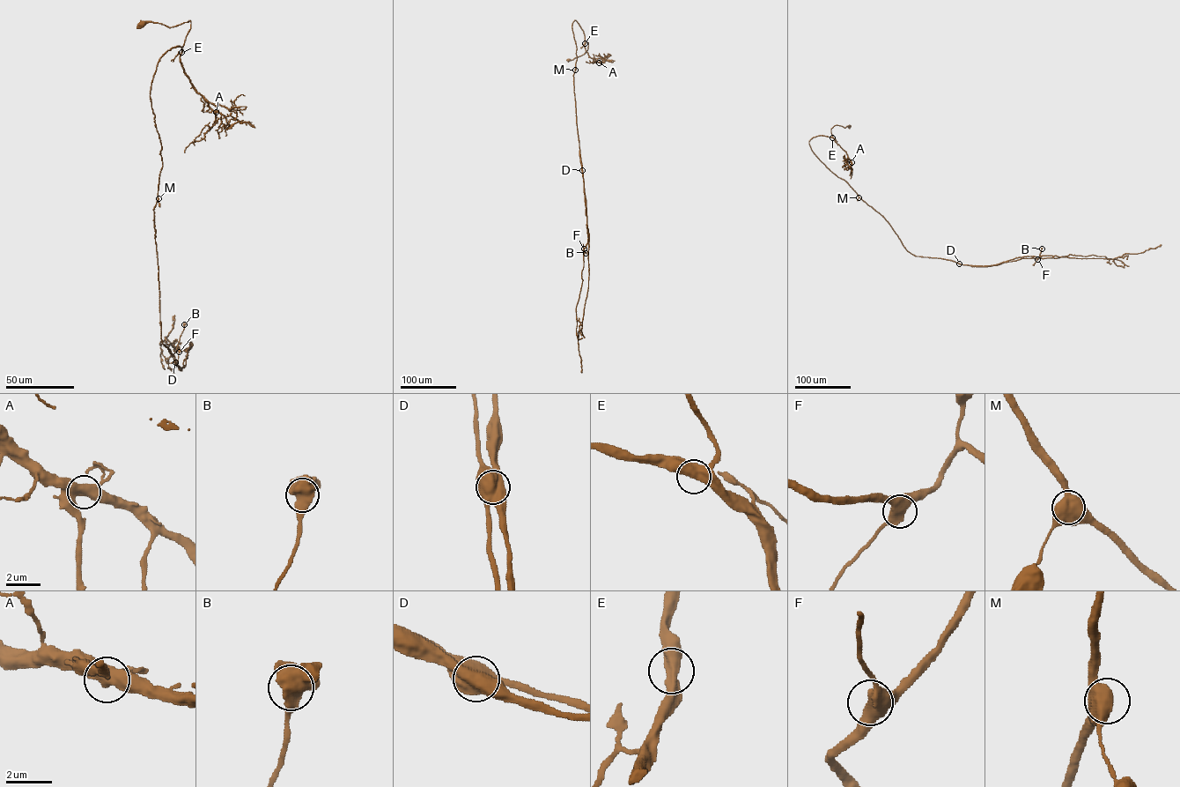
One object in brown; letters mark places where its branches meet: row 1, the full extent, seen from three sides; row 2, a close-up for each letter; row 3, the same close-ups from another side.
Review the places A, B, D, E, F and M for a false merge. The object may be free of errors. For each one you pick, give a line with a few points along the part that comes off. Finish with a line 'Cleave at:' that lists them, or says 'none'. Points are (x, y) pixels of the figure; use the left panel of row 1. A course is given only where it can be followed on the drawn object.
D: Course of the part to remove: (175, 362), (181, 370), (189, 349), (176, 349), (176, 339), (169, 344), (161, 341), (160, 355), (165, 369)
Cleave at: D

